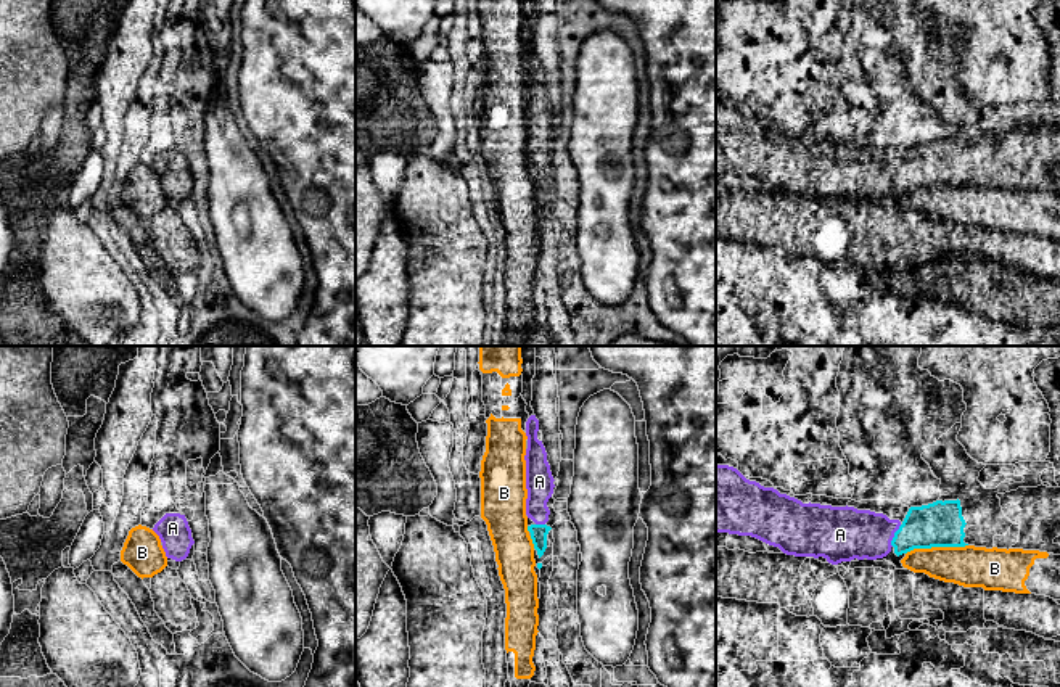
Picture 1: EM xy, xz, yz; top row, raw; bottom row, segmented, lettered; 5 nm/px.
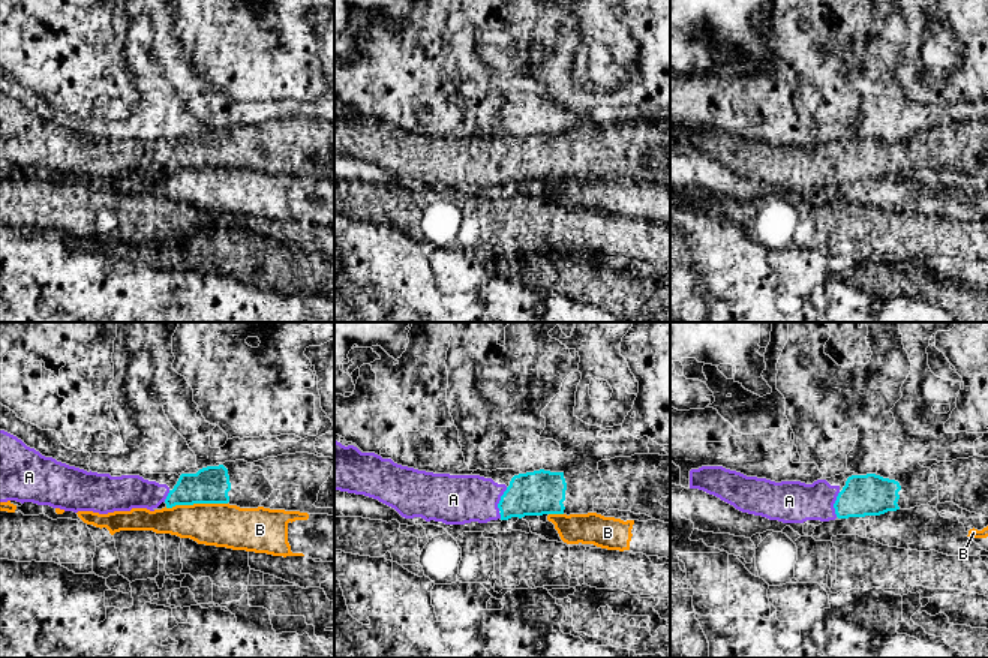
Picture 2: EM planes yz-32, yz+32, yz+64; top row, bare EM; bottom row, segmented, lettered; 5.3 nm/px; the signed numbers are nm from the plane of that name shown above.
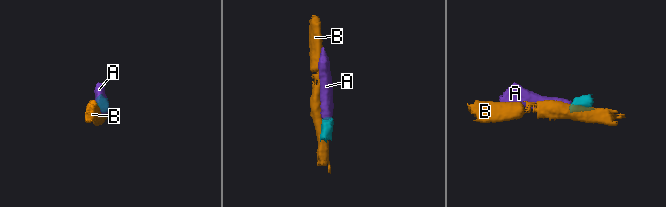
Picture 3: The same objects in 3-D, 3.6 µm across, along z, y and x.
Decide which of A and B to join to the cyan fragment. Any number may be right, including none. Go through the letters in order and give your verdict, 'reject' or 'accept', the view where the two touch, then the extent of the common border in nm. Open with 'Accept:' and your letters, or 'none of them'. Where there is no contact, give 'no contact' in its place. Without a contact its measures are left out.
Accept: A
A: accept; meets cyan in yz; contact 120 nm long
B: reject; meets cyan in yz; contact 320 nm long

